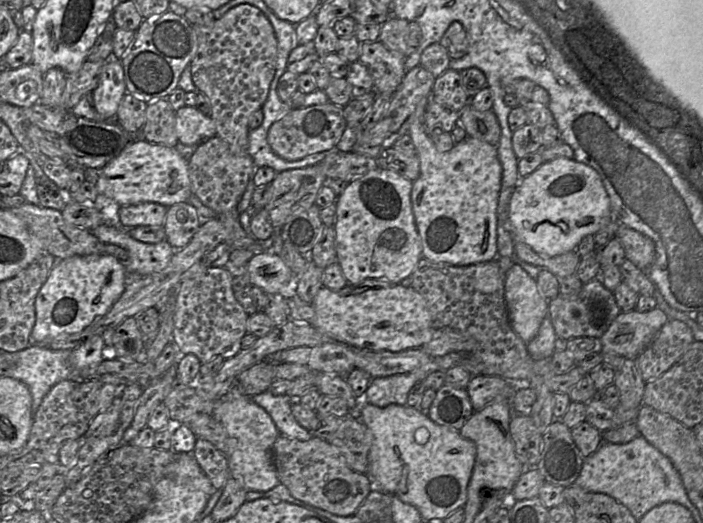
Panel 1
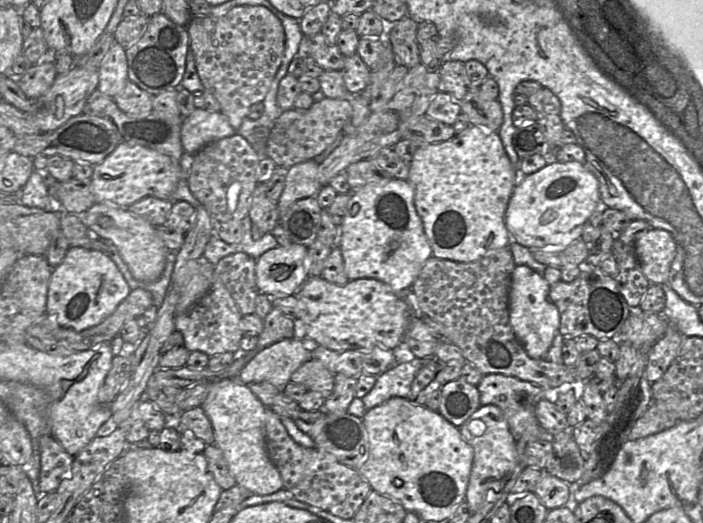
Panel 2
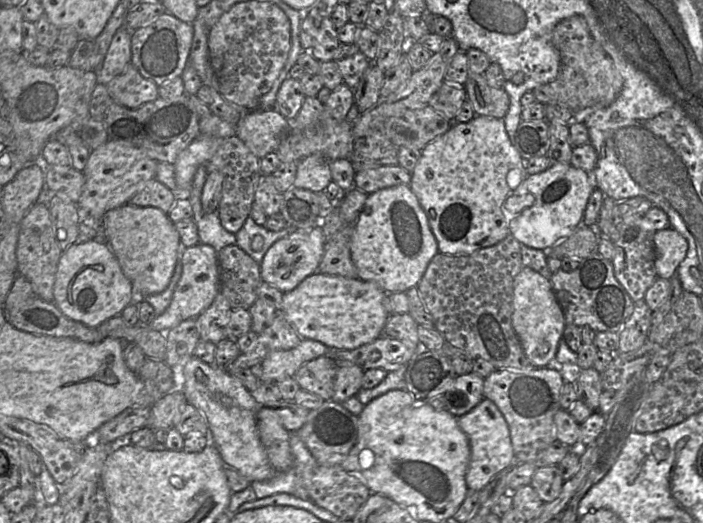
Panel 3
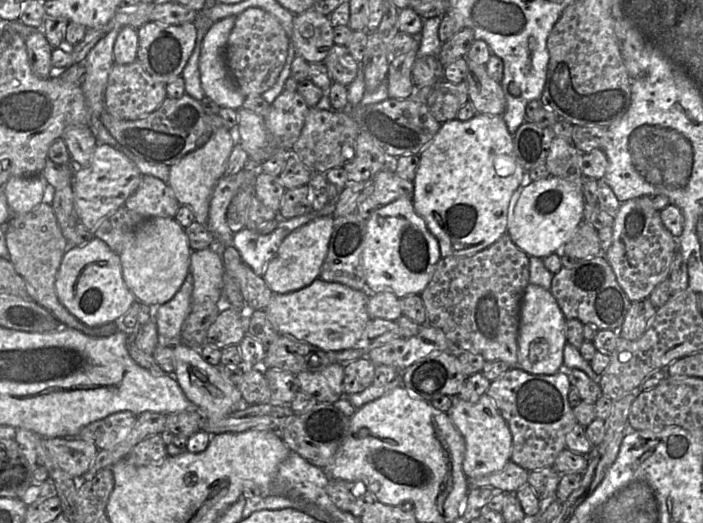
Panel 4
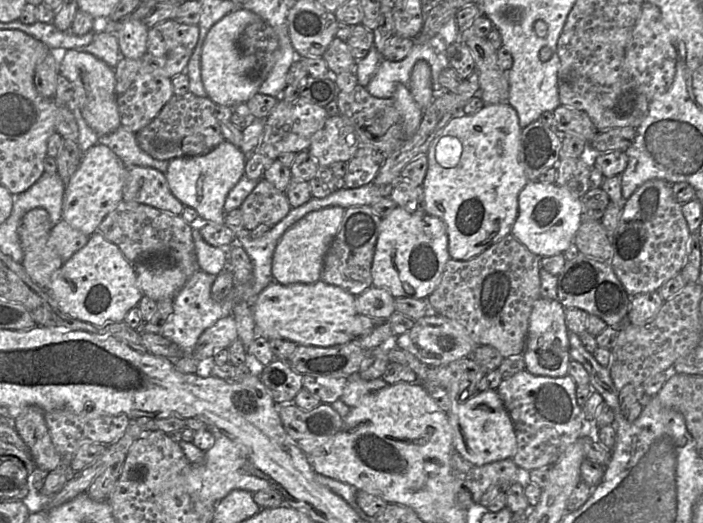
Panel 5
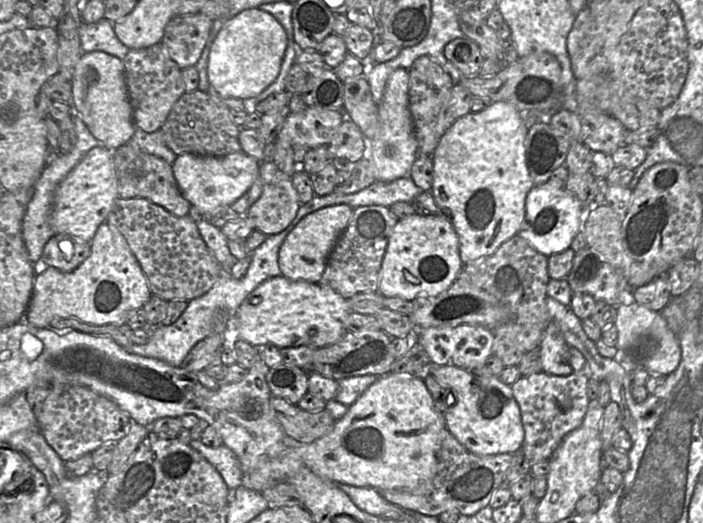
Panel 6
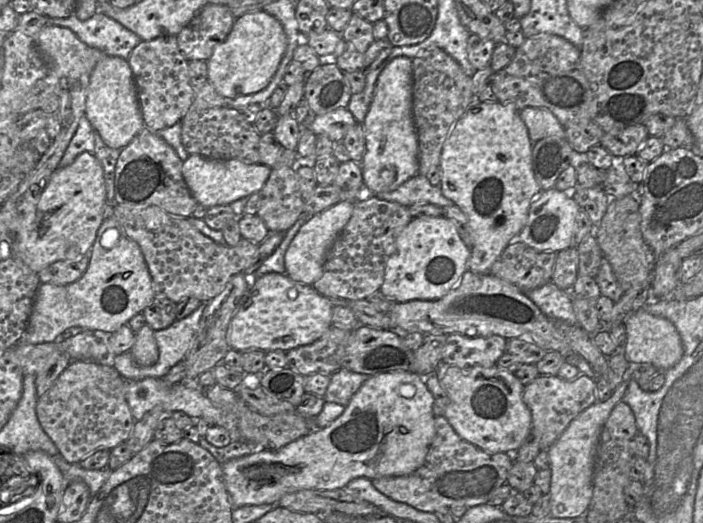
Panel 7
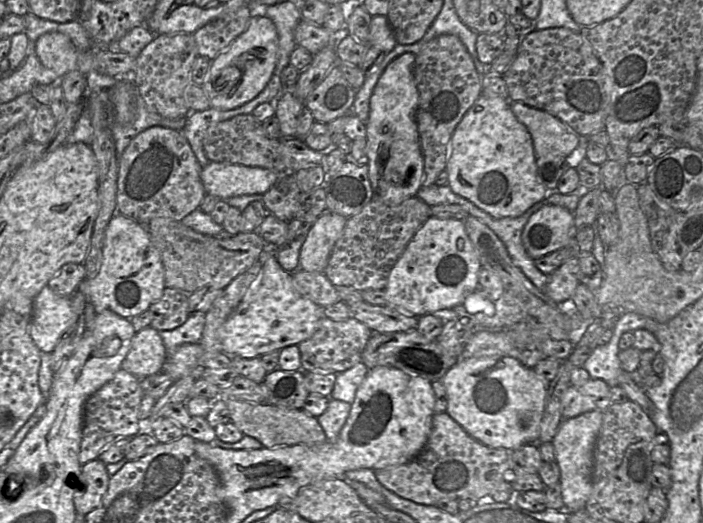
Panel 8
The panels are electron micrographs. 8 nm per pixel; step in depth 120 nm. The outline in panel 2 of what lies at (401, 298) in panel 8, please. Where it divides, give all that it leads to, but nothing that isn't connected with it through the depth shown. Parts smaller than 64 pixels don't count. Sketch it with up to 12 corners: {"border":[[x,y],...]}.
{"border":[[408,180],[351,190],[349,280],[411,289],[431,245]]}

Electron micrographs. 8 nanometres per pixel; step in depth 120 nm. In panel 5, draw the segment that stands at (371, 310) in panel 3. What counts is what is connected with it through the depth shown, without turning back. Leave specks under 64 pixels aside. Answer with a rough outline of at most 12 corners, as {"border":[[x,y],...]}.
{"border":[[272,281],[250,303],[258,336],[331,347],[356,337],[356,296]]}

